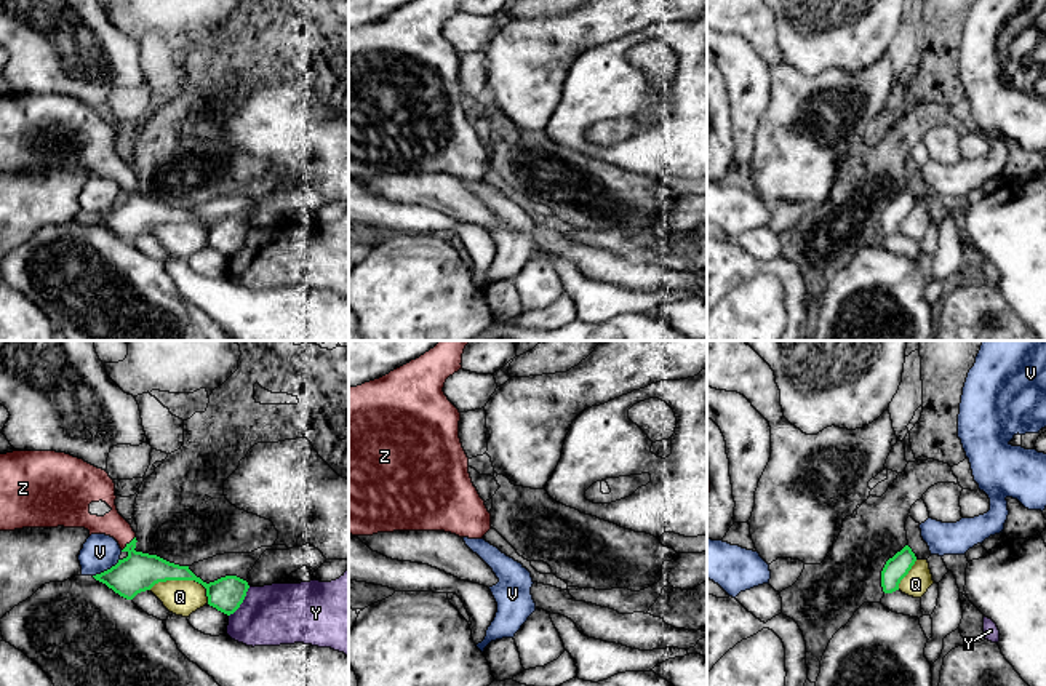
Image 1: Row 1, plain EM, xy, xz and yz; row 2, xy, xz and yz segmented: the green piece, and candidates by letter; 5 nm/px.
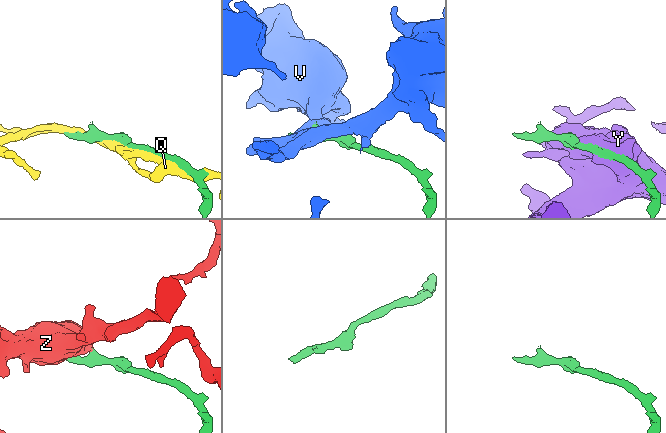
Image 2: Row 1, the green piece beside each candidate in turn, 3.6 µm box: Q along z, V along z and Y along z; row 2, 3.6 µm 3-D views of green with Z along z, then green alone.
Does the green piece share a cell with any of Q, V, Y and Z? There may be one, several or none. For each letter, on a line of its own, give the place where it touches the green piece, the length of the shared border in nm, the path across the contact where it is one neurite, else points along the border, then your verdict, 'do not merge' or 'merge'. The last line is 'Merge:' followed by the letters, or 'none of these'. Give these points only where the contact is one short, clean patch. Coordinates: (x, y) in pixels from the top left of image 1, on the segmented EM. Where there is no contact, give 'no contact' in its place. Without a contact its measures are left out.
Q: contact xy (184, 579); length 320 nm; do not merge
V: contact xy (107, 570); length 160 nm; border xy (119, 558), (114, 565), (93, 576); do not merge
Y: contact xy (242, 602); length 190 nm; do not merge
Z: contact xy (128, 544); length 100 nm; way xy (136, 573), (136, 562), (128, 544), (112, 523); merge
Merge: Z

